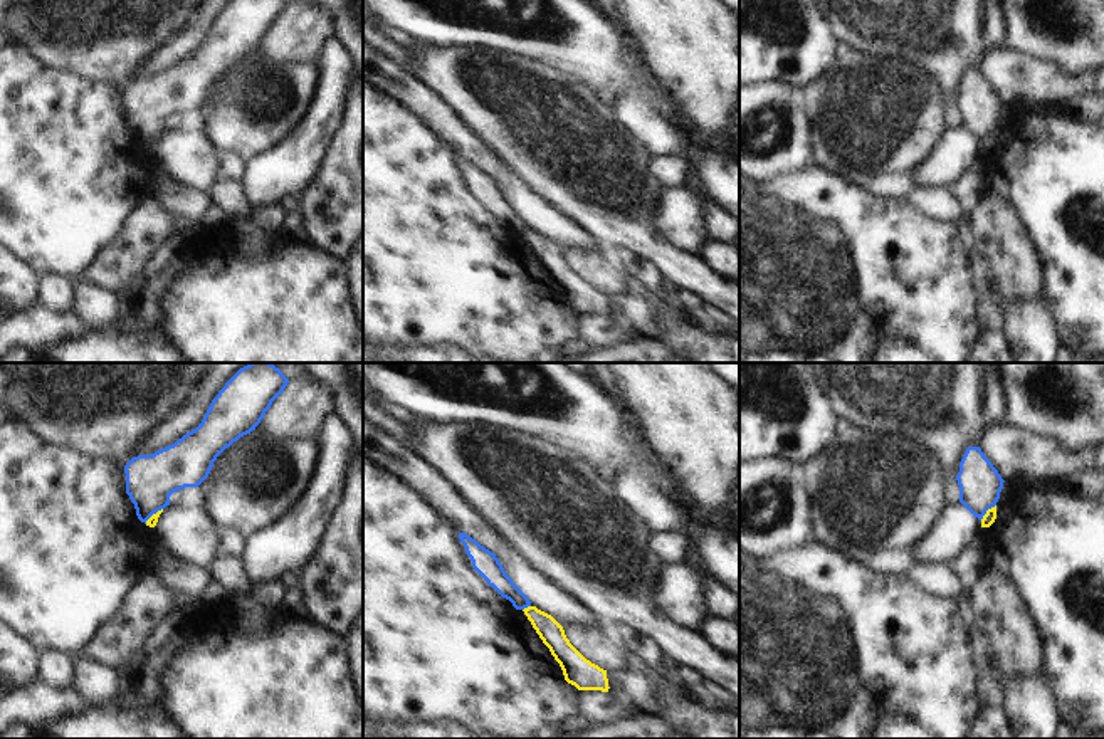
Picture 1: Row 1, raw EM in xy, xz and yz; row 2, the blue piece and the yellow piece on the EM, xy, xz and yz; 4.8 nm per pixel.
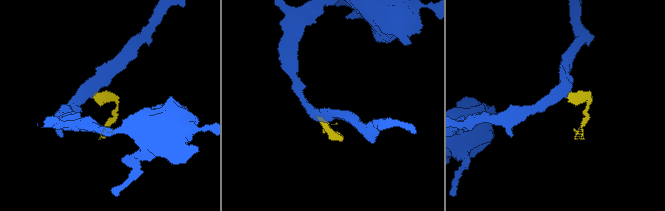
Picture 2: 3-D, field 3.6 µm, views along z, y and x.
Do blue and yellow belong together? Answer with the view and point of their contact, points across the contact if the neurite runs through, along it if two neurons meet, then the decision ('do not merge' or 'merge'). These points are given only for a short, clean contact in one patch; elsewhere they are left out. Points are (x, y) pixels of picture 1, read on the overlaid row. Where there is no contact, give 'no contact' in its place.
contact yz (987, 509); border yz (995, 504), (980, 519); do not merge

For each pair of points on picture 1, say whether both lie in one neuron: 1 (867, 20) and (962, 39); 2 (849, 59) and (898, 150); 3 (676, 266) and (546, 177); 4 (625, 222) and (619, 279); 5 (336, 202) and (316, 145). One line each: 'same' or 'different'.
1: same
2: same
3: same
4: different
5: different

